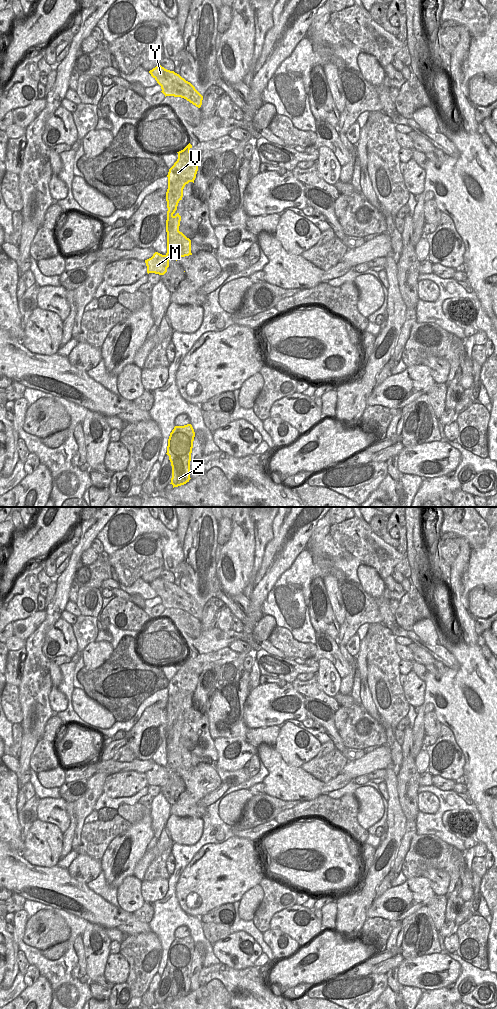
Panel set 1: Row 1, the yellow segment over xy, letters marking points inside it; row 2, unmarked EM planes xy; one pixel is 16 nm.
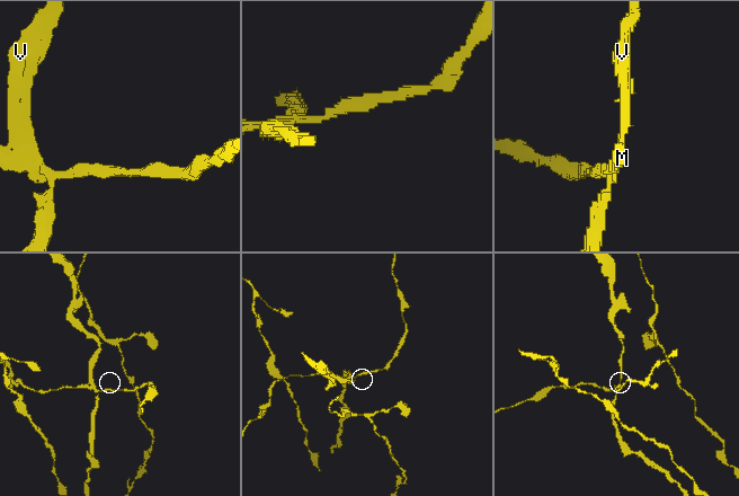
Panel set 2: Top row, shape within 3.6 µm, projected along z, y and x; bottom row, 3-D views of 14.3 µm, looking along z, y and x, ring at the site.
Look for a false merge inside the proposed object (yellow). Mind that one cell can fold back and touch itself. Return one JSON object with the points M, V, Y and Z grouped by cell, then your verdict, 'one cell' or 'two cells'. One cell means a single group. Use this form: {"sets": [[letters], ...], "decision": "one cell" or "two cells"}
{"sets": [["M"], ["V", "Y", "Z"]], "decision": "two cells"}

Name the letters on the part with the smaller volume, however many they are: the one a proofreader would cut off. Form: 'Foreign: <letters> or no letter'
Foreign: M

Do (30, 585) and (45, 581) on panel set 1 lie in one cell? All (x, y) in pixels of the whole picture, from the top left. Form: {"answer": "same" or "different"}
{"answer": "different"}

